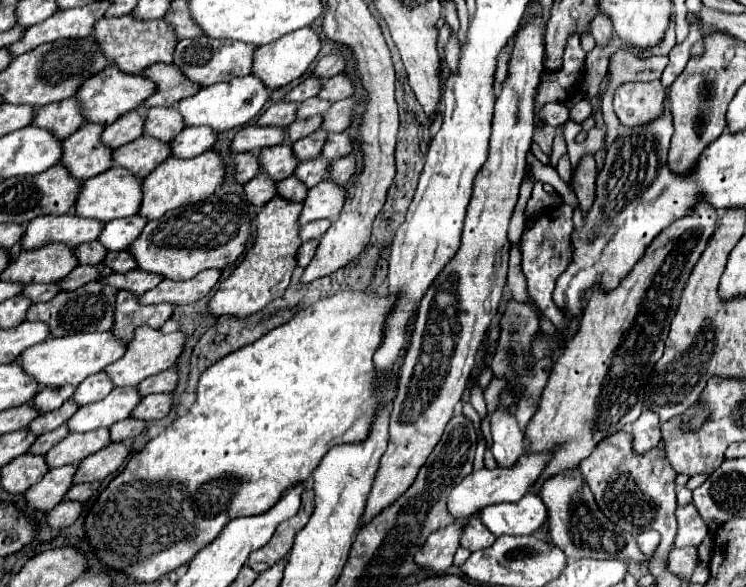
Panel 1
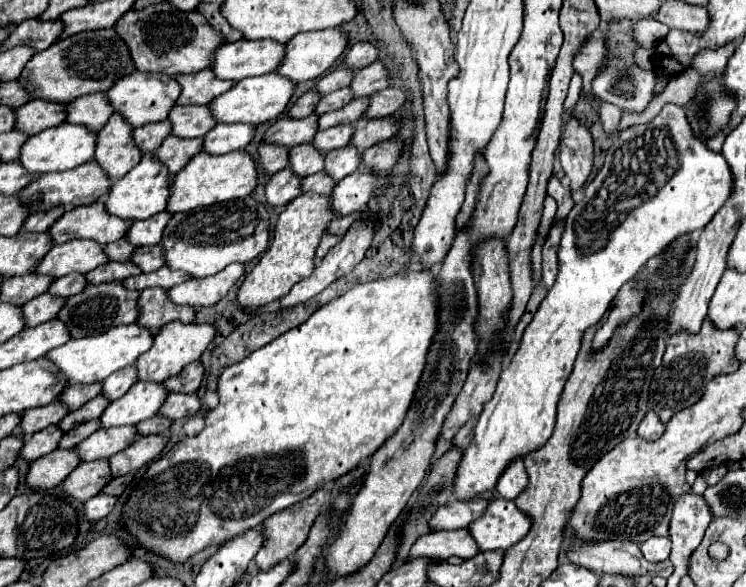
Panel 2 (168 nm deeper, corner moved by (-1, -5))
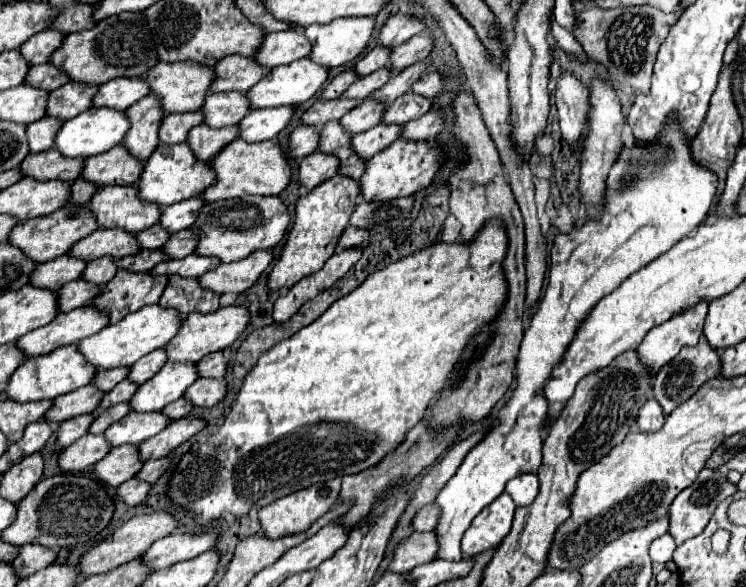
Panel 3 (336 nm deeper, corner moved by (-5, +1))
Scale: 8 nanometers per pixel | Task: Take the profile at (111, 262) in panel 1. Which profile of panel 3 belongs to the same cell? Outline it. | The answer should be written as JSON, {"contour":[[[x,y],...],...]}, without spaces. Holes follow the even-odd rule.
{"contour":[[[180,230],[180,232],[174,232],[160,250],[168,258],[178,260],[178,258],[184,258],[184,256],[192,254],[194,246],[196,246],[196,240],[192,240],[192,234],[188,230]]]}

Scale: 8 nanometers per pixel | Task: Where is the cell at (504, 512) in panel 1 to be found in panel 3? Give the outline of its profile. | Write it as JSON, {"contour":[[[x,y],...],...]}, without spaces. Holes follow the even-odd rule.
{"contour":[[[502,492],[492,504],[488,504],[488,508],[484,508],[484,512],[480,512],[464,532],[464,556],[478,556],[500,546],[500,542],[504,540],[504,536],[508,536],[512,528],[514,510],[516,504],[506,492]]]}

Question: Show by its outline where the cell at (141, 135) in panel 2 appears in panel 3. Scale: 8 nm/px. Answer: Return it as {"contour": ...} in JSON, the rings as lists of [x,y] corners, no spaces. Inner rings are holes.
{"contour":[[[184,112],[184,114],[168,114],[160,122],[160,142],[164,144],[182,144],[186,140],[188,128],[202,124],[200,112]]]}

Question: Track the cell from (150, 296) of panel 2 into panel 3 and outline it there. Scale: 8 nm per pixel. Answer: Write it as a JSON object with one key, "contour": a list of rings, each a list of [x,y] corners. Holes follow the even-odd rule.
{"contour":[[[168,276],[168,286],[164,288],[164,294],[160,298],[162,308],[172,308],[180,314],[184,320],[188,312],[196,310],[202,314],[208,314],[212,310],[218,310],[218,298],[214,292],[200,288],[200,284],[194,278],[180,278],[180,276]]]}

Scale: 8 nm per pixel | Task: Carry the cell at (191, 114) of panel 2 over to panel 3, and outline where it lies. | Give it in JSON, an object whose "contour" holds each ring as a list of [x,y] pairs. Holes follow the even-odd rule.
{"contour":[[[222,92],[222,94],[208,94],[200,112],[204,114],[204,124],[210,128],[232,126],[248,114],[248,106],[244,104],[242,92]]]}

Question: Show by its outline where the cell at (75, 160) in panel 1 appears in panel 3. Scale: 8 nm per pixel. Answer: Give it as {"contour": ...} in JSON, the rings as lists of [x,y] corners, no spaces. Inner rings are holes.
{"contour":[[[144,96],[140,102],[132,104],[126,110],[126,116],[130,128],[122,144],[134,158],[140,158],[140,162],[148,160],[148,156],[158,146],[158,126],[164,116],[164,112],[160,112],[156,96]]]}

